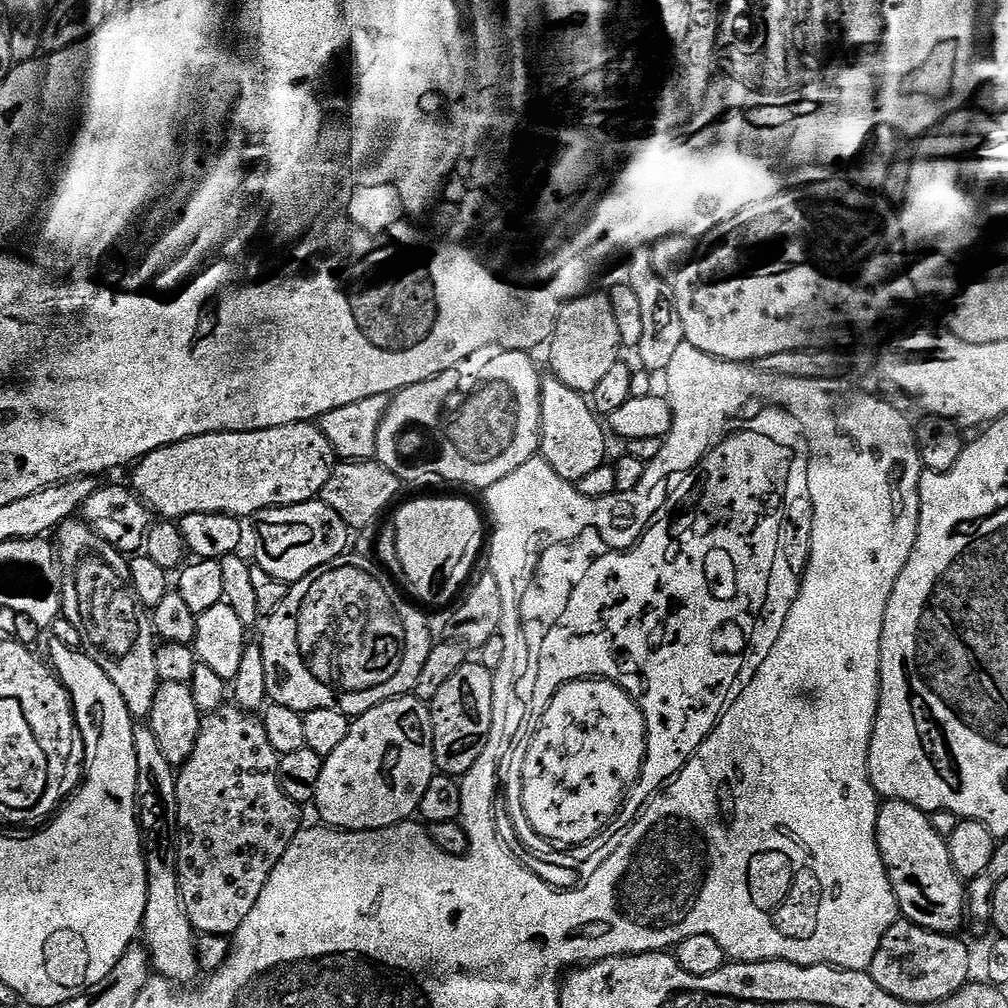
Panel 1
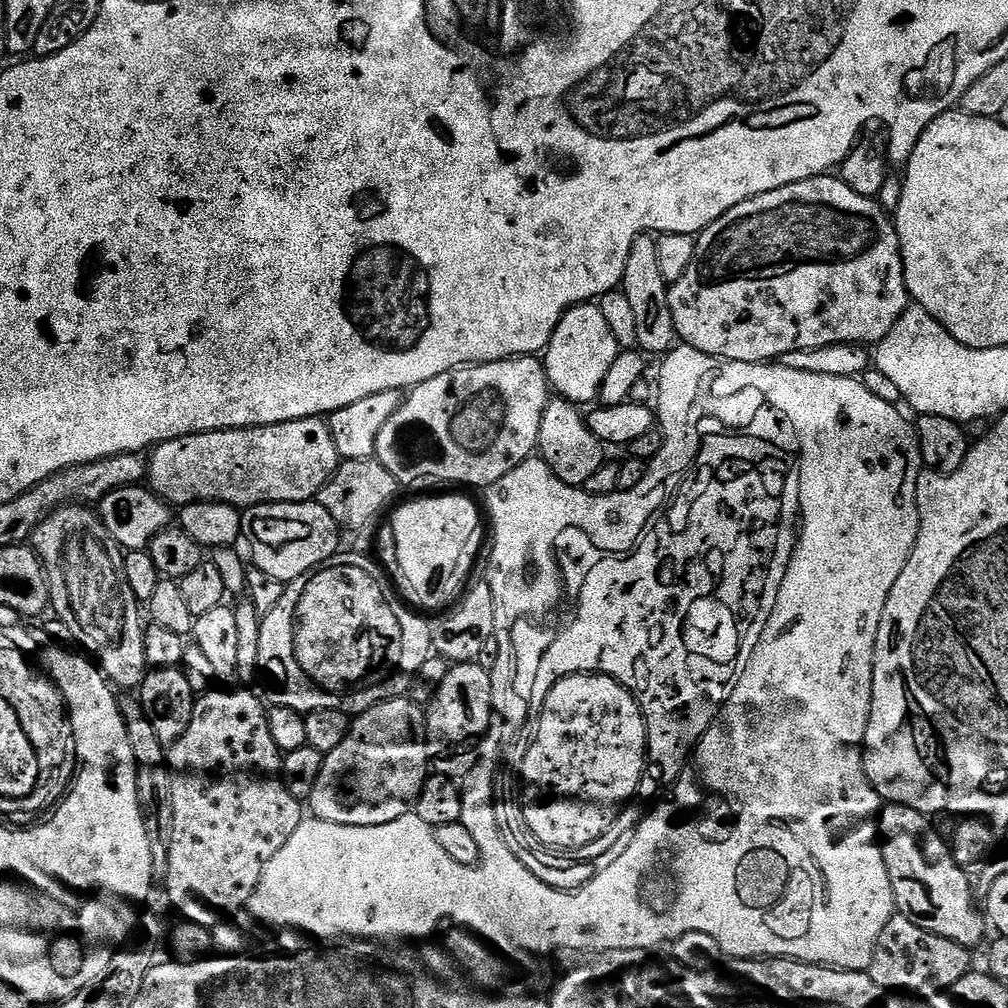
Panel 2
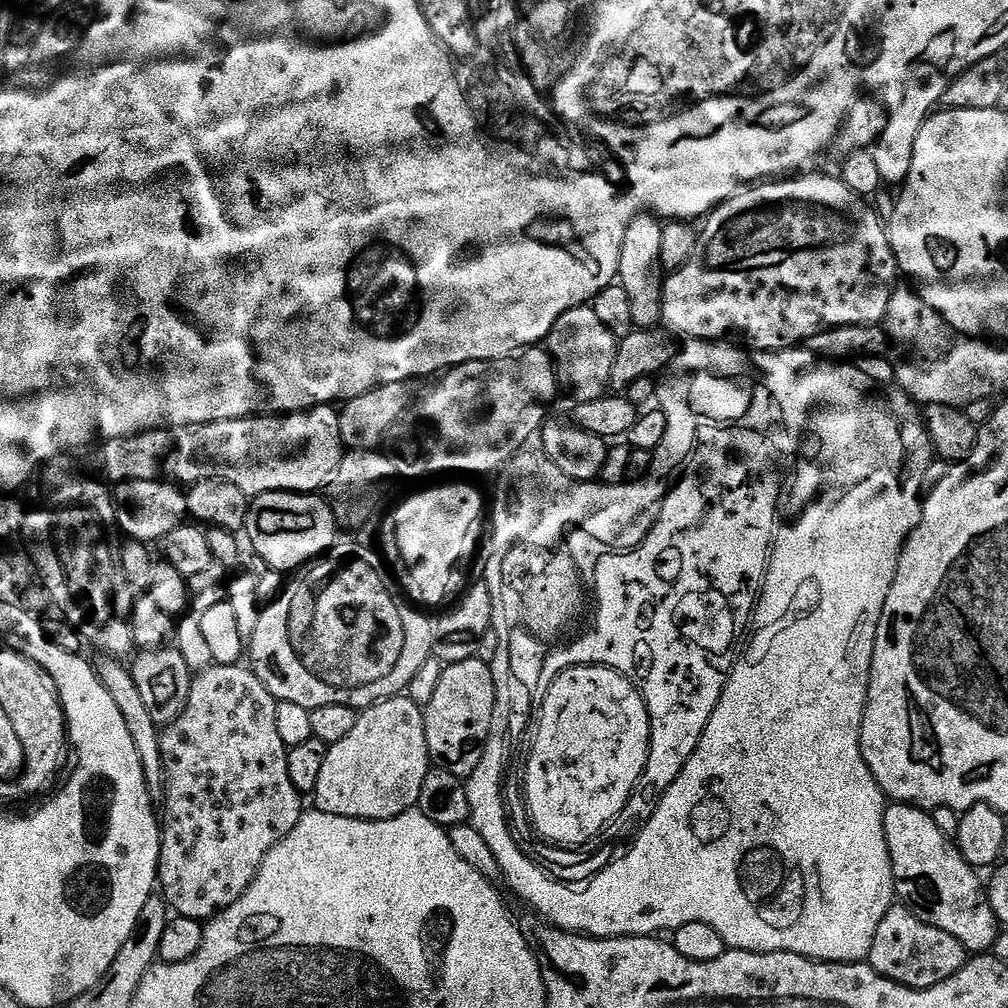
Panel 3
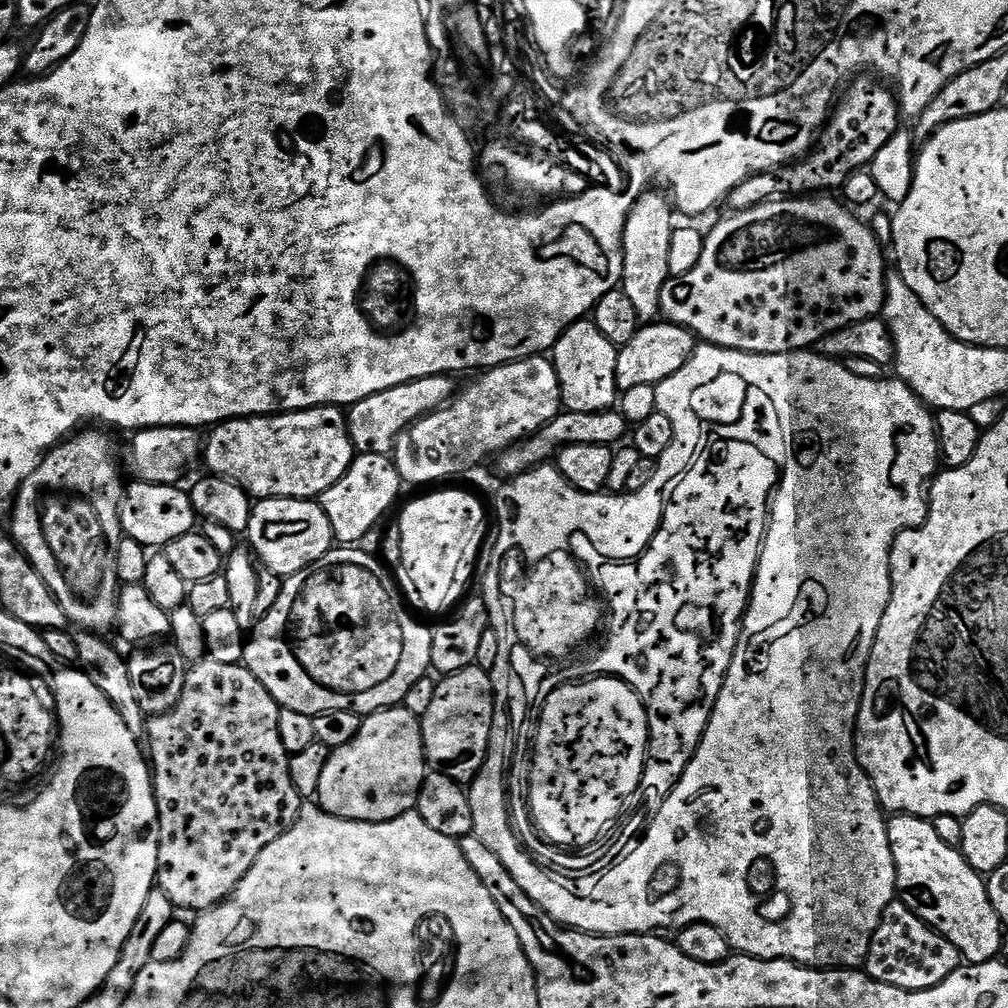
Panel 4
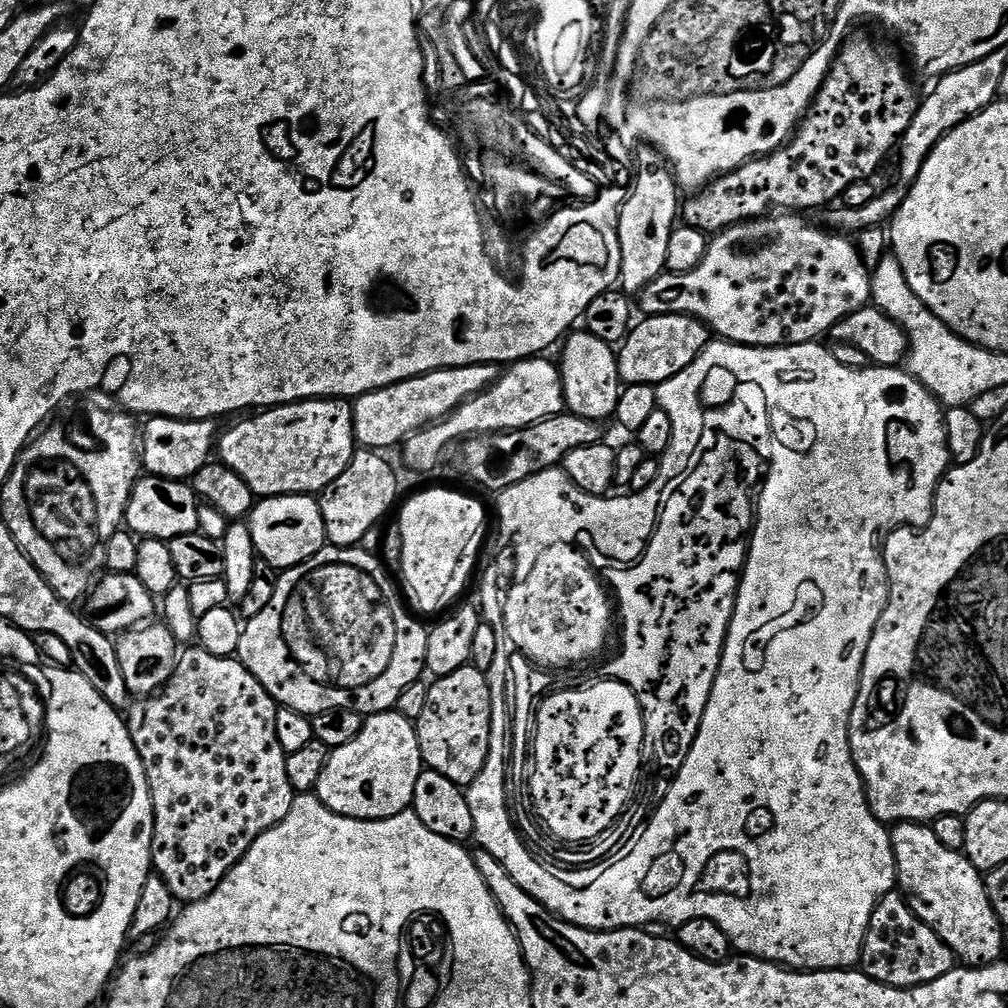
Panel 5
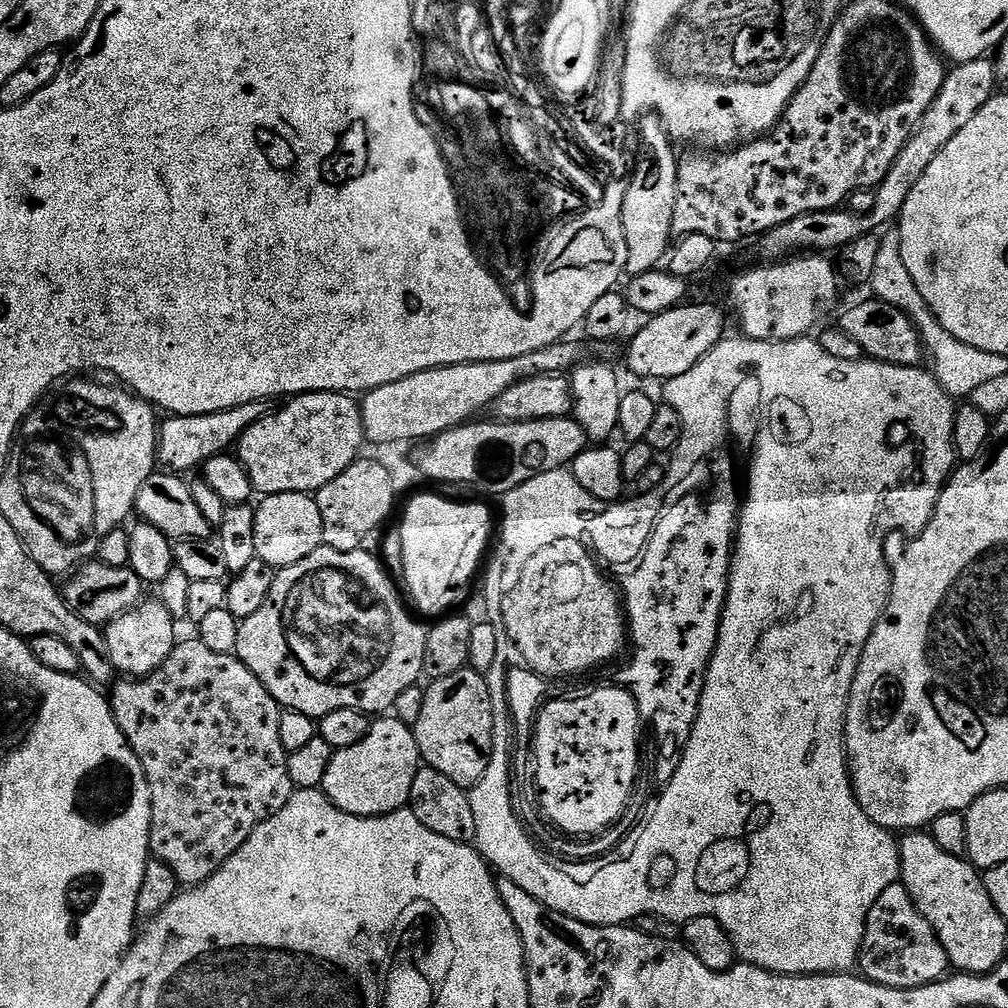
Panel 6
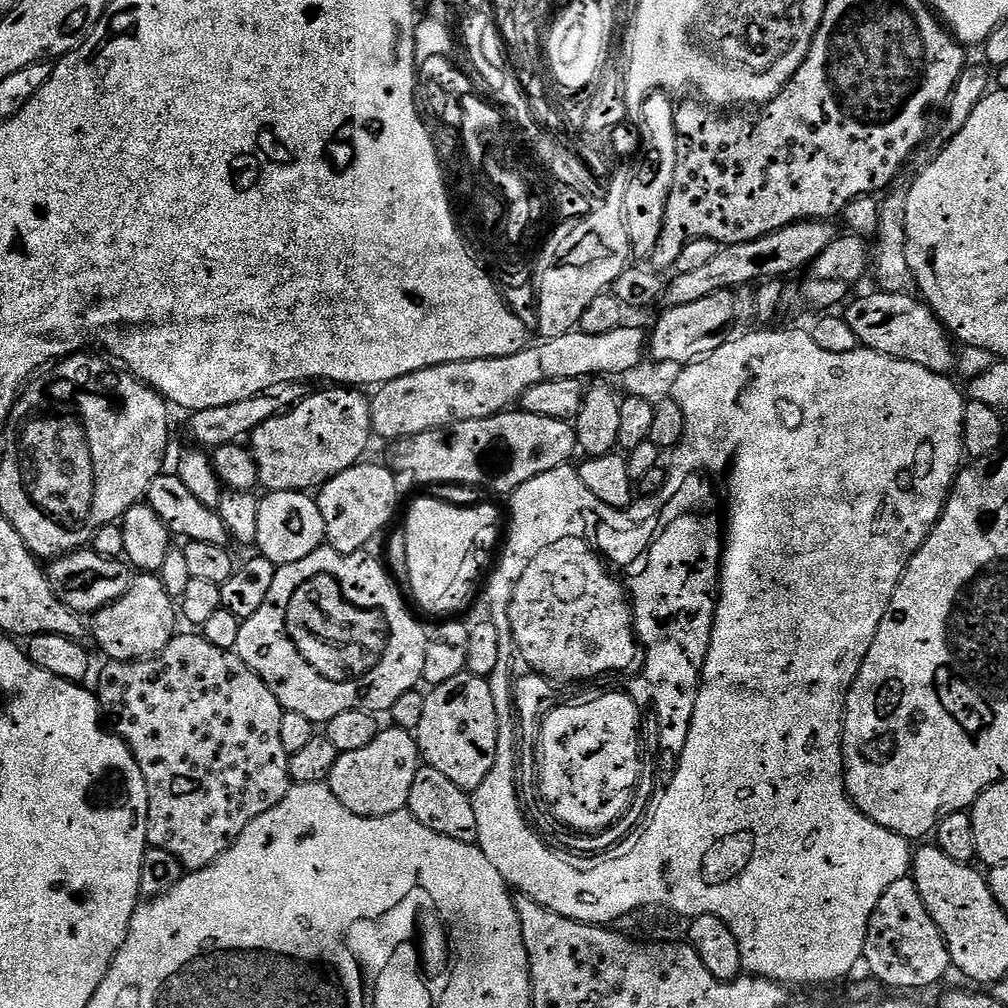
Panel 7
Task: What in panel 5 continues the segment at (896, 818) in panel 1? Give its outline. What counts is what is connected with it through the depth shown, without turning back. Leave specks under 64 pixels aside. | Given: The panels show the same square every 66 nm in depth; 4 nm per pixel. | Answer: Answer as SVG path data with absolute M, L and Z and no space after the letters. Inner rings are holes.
M924 822L898 824L891 829L892 849L896 859L896 879L912 912L926 926L930 926L946 942L957 961L974 968L983 968L985 964L994 964L1001 959L1004 952L1004 932L999 918L994 914L994 906L990 906L990 898L986 898L984 876L968 861L963 852L946 850L942 842L938 842L938 834Z

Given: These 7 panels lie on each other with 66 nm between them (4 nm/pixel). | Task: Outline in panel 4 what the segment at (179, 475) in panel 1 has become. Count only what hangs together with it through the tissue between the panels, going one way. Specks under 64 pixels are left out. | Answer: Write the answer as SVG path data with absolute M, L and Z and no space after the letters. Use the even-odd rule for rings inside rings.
M325 406L323 408L307 408L301 412L281 412L271 416L245 416L239 420L225 420L213 427L212 432L202 444L202 464L204 464L209 473L214 476L221 476L230 482L234 482L238 486L242 486L242 490L248 493L249 497L255 498L257 501L262 500L311 500L318 498L326 490L330 490L330 486L334 486L334 482L338 482L338 478L342 478L342 474L346 474L346 470L354 459L354 449L350 442L350 434L348 433L348 417L339 407Z

